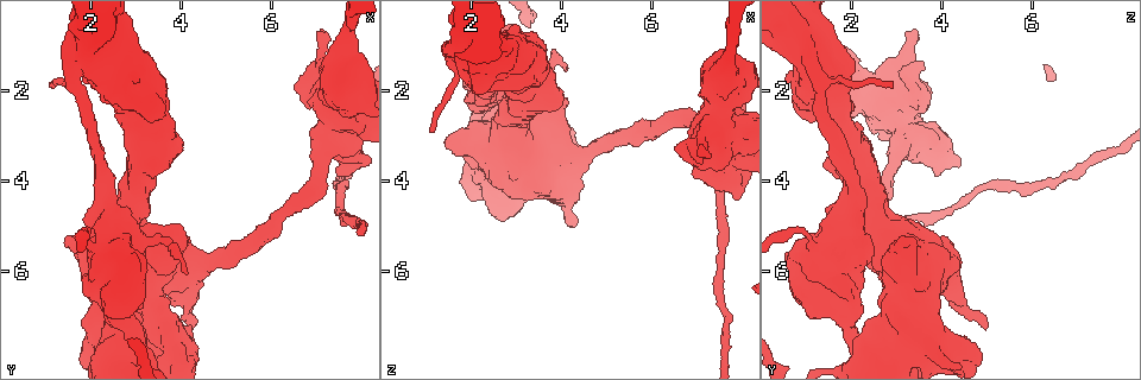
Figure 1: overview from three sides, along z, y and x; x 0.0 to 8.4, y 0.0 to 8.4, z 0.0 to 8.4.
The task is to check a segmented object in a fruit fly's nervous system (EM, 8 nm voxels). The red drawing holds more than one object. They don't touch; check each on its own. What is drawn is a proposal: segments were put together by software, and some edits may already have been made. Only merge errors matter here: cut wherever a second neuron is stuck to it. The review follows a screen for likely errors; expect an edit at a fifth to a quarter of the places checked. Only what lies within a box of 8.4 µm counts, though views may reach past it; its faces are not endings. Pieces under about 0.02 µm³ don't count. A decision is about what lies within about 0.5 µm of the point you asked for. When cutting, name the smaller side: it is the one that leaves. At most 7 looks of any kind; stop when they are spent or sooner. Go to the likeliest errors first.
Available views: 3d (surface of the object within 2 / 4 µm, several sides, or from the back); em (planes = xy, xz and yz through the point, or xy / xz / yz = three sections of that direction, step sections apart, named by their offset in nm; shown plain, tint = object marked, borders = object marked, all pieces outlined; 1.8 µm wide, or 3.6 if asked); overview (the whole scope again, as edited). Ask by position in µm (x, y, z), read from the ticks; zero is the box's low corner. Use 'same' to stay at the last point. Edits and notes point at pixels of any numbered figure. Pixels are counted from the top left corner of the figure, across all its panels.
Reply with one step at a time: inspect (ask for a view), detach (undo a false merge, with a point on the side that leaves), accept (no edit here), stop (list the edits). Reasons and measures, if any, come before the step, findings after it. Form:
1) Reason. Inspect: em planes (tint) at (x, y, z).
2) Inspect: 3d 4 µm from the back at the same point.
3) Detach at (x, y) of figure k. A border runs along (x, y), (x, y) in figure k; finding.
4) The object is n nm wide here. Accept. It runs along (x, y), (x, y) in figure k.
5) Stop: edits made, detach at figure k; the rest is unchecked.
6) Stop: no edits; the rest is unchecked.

Abrupt turn. Inspect: em 3.6 µm yz step 8 (tint) at (2.00, 1.45, 1.30).

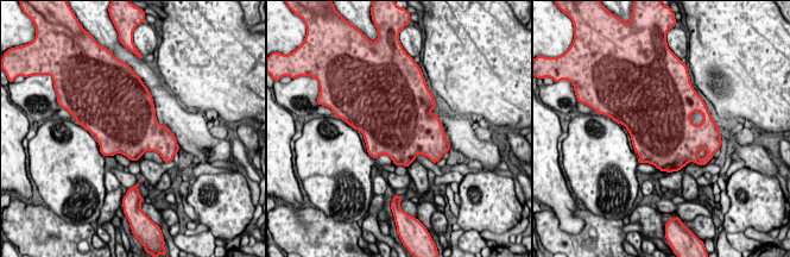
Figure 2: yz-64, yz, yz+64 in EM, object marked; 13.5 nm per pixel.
The object is 800 nm wide here. Accept. Continuous, no second neuron.

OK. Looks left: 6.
Touches itself. Inspect: em 3.6 µm xz step 16 (tint) at (7.30, 3.00, 3.15).

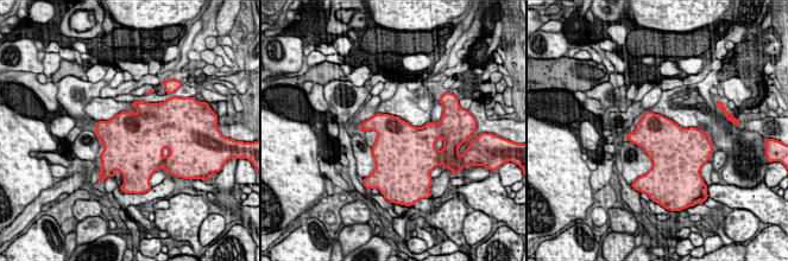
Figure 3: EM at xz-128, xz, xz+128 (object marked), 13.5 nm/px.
Cut it another way. Inspect: em 3.6 µm planes (tint) at the same point.

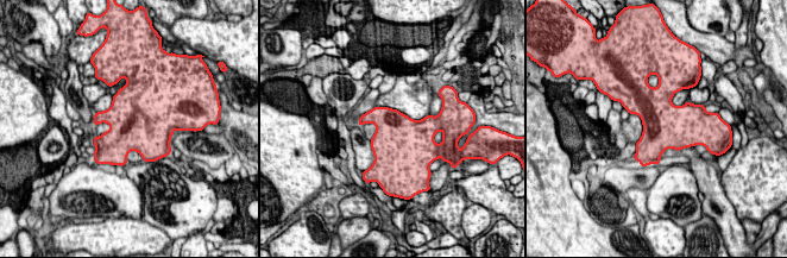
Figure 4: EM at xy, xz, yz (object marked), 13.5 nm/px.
The object is 600 nm wide here. Accept. All the same neuron.

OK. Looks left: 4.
Narrows sharply. Inspect: 3d 4 µm from the back at (1.95, 5.15, 1.05).

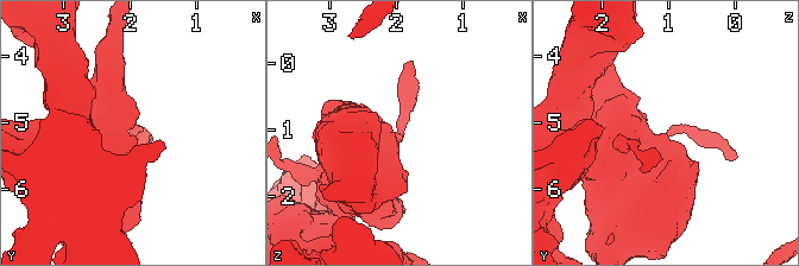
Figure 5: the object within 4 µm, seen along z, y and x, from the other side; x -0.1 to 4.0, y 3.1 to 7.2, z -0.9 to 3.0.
The arms are 240, 850 nm wide; now the EM. Inspect: em 3.6 µm planes (tint) at (1.95, 5.20, 1.05).

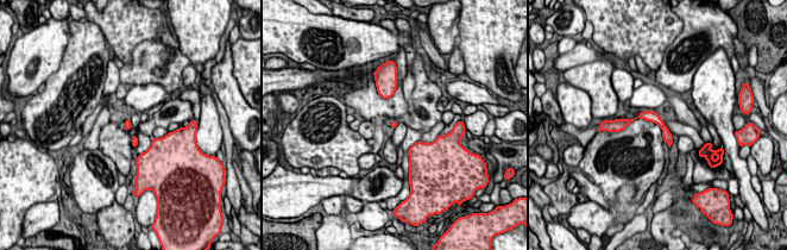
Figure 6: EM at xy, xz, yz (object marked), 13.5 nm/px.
Accept. It runs along (642, 116), (652, 116), (669, 141) in figure 6; continuous, no second neuron.

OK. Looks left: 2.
Stop: no edits; the rest is unchecked.

